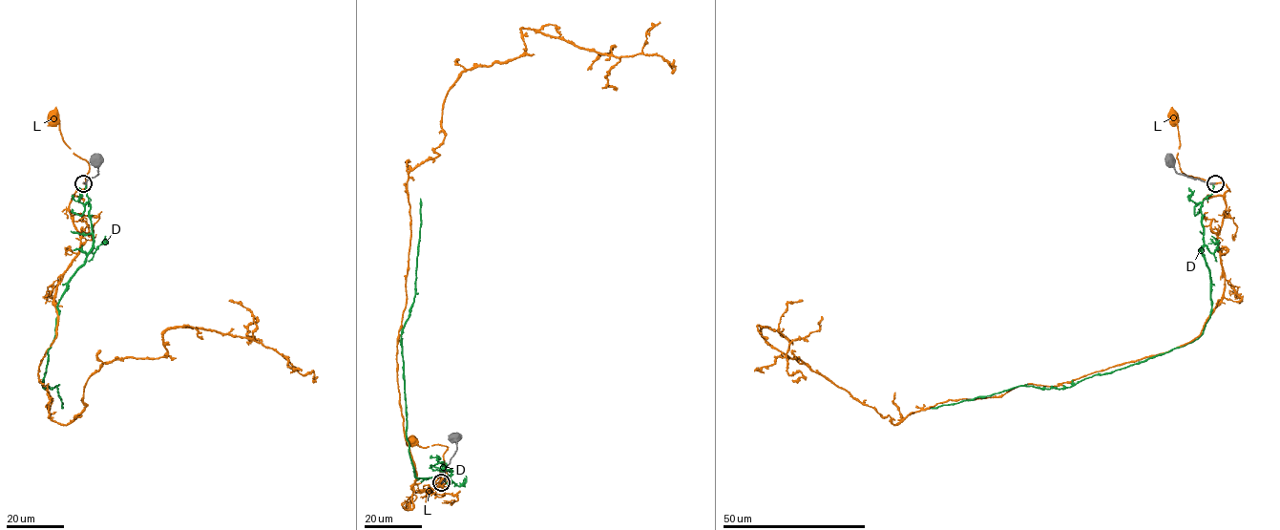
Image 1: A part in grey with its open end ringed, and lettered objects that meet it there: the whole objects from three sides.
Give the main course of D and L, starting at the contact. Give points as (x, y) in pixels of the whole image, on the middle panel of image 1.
D: (444, 480), (449, 469), (451, 471), (434, 477), (416, 478), (406, 435), (401, 337), (415, 292), (420, 198)
L: (443, 480), (443, 455), (447, 447), (423, 447), (411, 445), (410, 442)

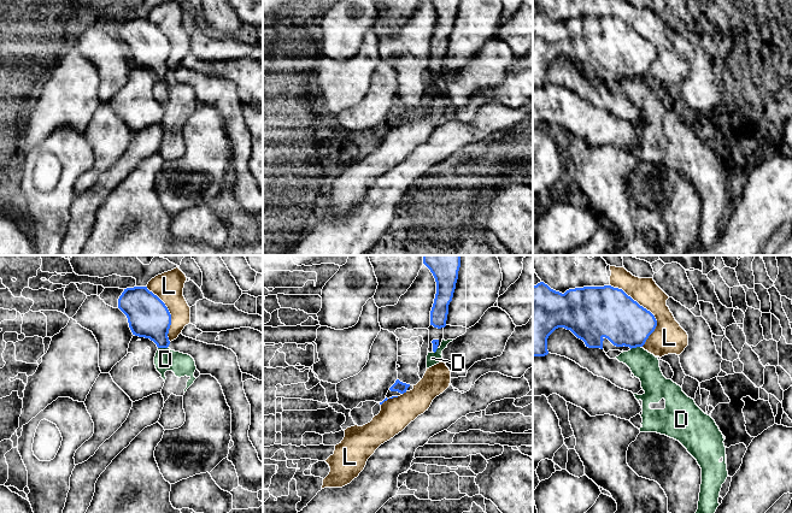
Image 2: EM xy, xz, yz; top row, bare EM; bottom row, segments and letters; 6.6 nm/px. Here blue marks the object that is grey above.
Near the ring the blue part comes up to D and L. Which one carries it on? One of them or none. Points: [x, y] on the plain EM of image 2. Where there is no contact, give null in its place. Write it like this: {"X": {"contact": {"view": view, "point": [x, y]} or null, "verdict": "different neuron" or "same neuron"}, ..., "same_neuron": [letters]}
{"D": {"contact": {"view": "xy", "point": [163, 77]}, "verdict": "different neuron"}, "L": {"contact": {"view": "yz", "point": [646, 40]}, "verdict": "different neuron"}, "same_neuron": []}

